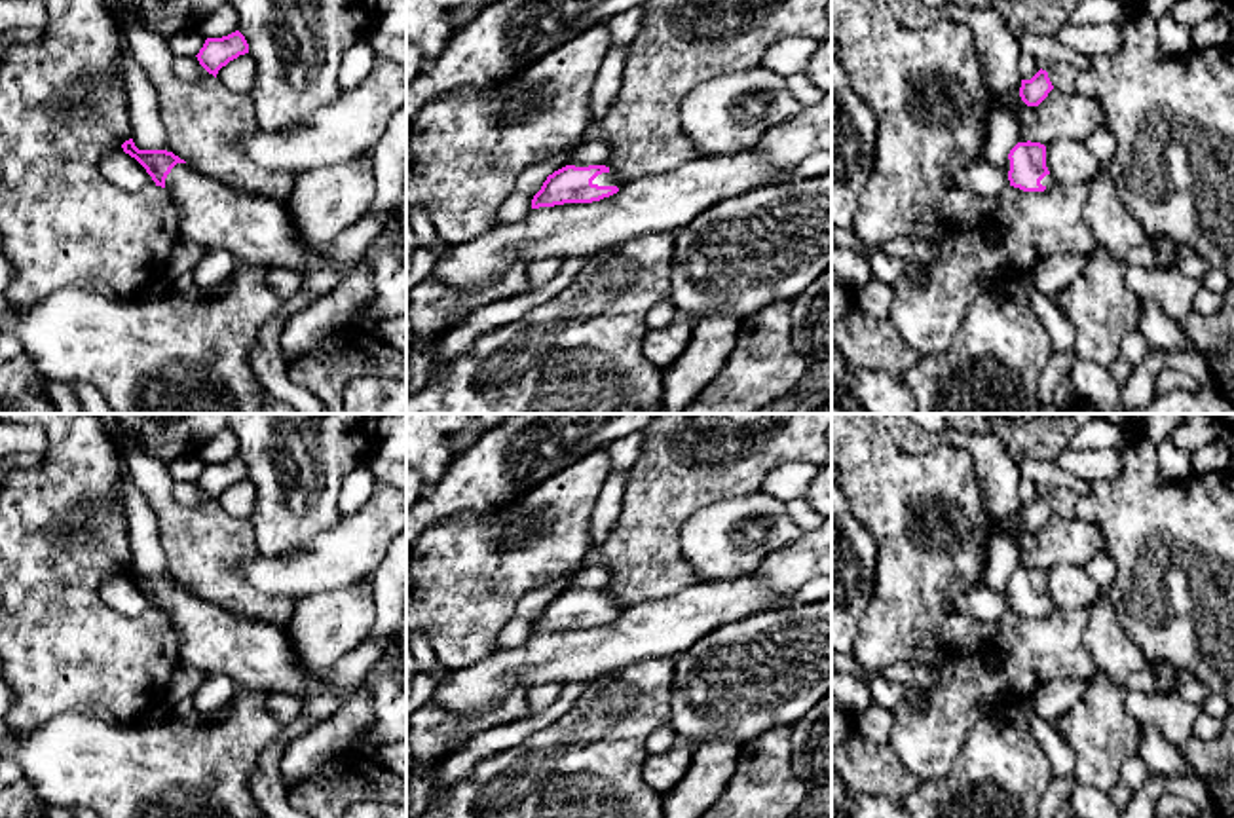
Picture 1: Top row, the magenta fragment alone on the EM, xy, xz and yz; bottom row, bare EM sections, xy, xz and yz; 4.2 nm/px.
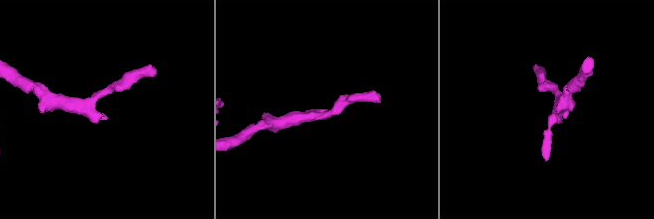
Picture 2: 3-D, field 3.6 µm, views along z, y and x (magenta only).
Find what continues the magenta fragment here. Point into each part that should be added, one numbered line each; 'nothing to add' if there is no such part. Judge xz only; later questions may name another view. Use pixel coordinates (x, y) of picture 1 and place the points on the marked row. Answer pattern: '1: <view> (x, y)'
1: xz (606, 179)

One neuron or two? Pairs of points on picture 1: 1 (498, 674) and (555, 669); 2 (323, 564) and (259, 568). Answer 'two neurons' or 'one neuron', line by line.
1: one neuron
2: one neuron

